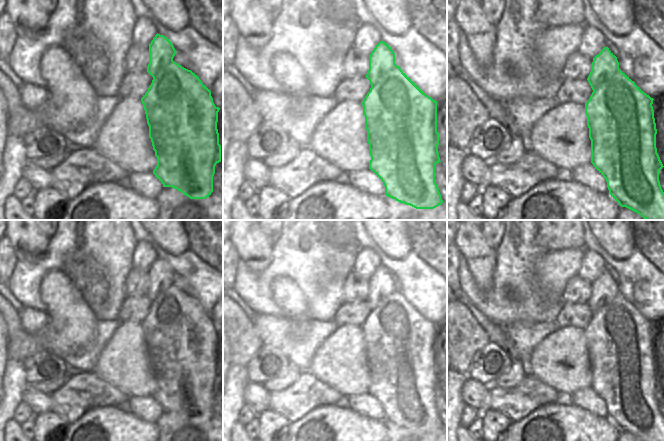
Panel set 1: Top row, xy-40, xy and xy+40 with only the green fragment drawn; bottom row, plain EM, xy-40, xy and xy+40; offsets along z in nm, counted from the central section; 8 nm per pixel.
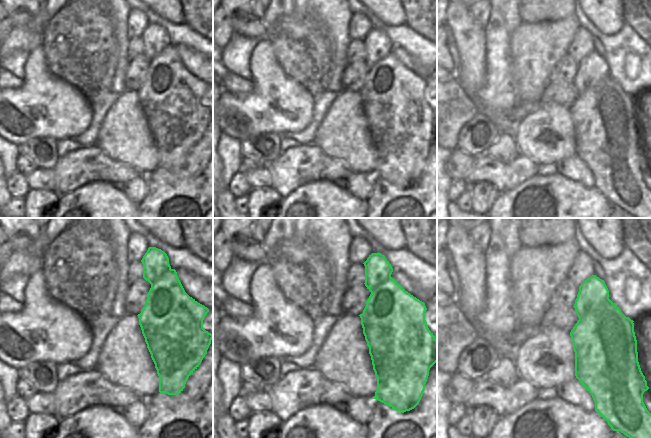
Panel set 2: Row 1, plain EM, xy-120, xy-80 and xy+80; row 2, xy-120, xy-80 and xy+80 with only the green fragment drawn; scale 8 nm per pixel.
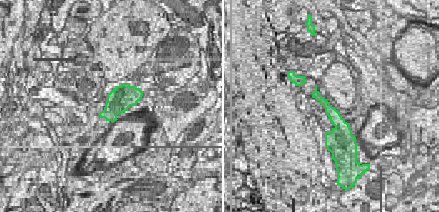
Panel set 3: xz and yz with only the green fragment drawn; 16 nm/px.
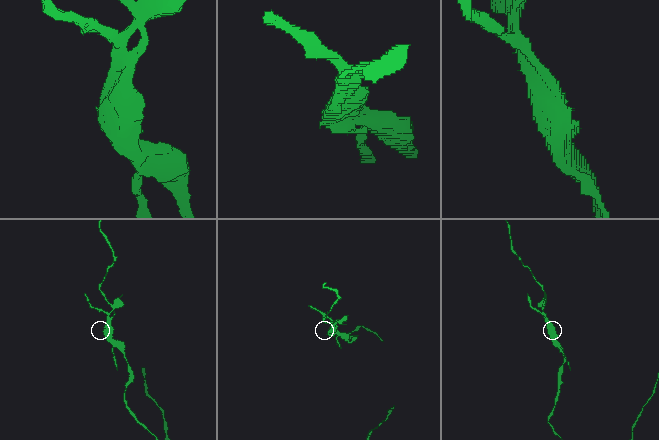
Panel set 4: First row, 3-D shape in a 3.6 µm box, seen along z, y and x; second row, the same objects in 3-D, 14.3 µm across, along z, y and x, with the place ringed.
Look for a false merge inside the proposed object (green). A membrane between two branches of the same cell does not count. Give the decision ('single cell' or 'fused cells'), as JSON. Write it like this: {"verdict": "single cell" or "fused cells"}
{"verdict": "fused cells"}

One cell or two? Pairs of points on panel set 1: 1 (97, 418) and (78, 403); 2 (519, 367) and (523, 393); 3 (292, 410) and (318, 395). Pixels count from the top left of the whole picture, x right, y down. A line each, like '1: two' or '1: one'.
1: two
2: two
3: one

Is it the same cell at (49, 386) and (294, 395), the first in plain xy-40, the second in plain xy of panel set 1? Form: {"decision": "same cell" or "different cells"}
{"decision": "different cells"}

